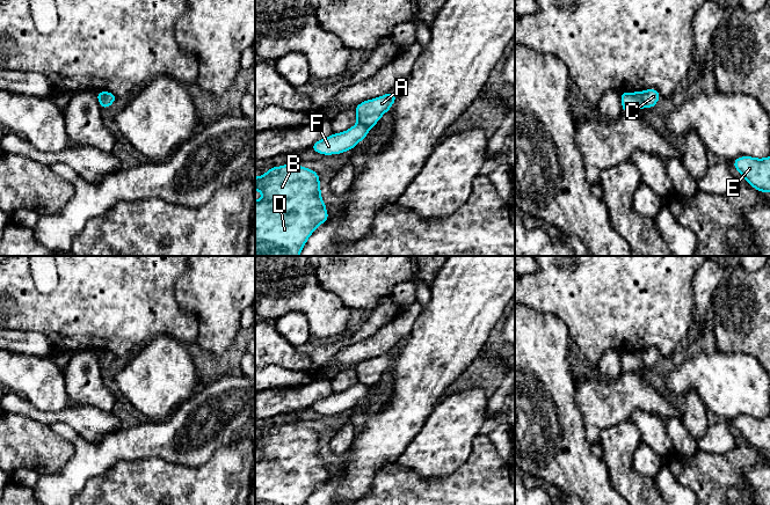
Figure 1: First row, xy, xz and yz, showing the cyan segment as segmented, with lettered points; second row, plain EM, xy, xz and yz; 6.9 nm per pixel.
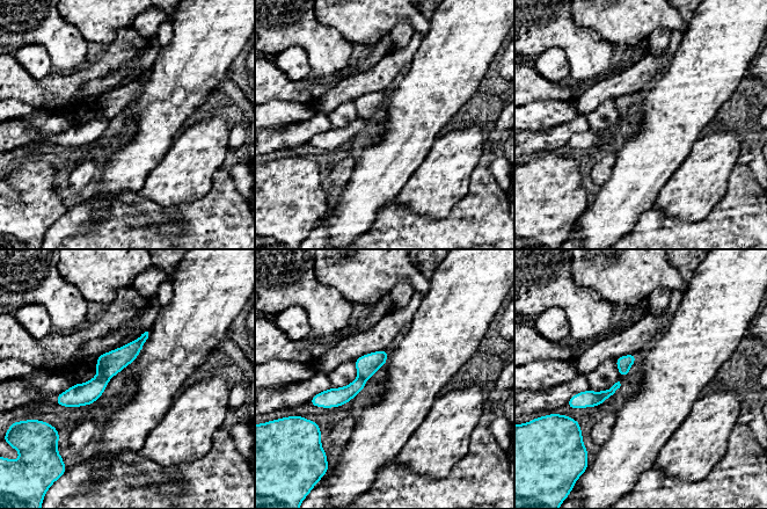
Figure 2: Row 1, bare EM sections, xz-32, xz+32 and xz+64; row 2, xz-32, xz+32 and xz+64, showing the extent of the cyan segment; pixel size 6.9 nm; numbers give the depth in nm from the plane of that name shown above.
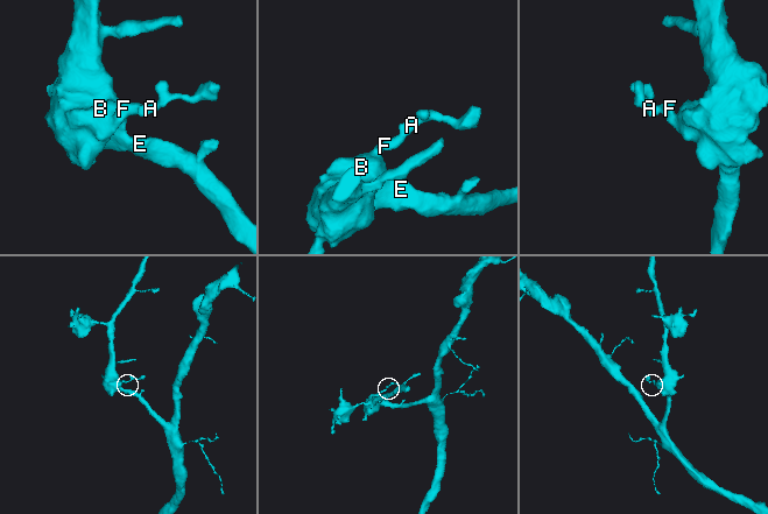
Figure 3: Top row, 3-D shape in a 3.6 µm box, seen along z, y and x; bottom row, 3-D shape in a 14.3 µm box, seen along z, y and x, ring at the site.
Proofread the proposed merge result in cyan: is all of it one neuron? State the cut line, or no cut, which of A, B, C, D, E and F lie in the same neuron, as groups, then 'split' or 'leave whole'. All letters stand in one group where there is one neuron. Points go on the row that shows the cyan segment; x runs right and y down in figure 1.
cut in yz along (640, 93), (644, 105); A / B C D E F; split

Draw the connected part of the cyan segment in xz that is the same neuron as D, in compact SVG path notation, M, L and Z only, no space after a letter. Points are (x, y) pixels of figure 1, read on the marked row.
M295 163L271 167L264 175L255 177L255 190L264 195L255 200L255 256L299 256L315 228L329 219L320 197L319 175L312 169Z

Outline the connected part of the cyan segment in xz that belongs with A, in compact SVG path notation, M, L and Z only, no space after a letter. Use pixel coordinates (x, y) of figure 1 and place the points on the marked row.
M391 92L383 96L361 102L354 108L358 123L369 127L375 126L379 122L380 117L391 110L397 97L398 94Z

